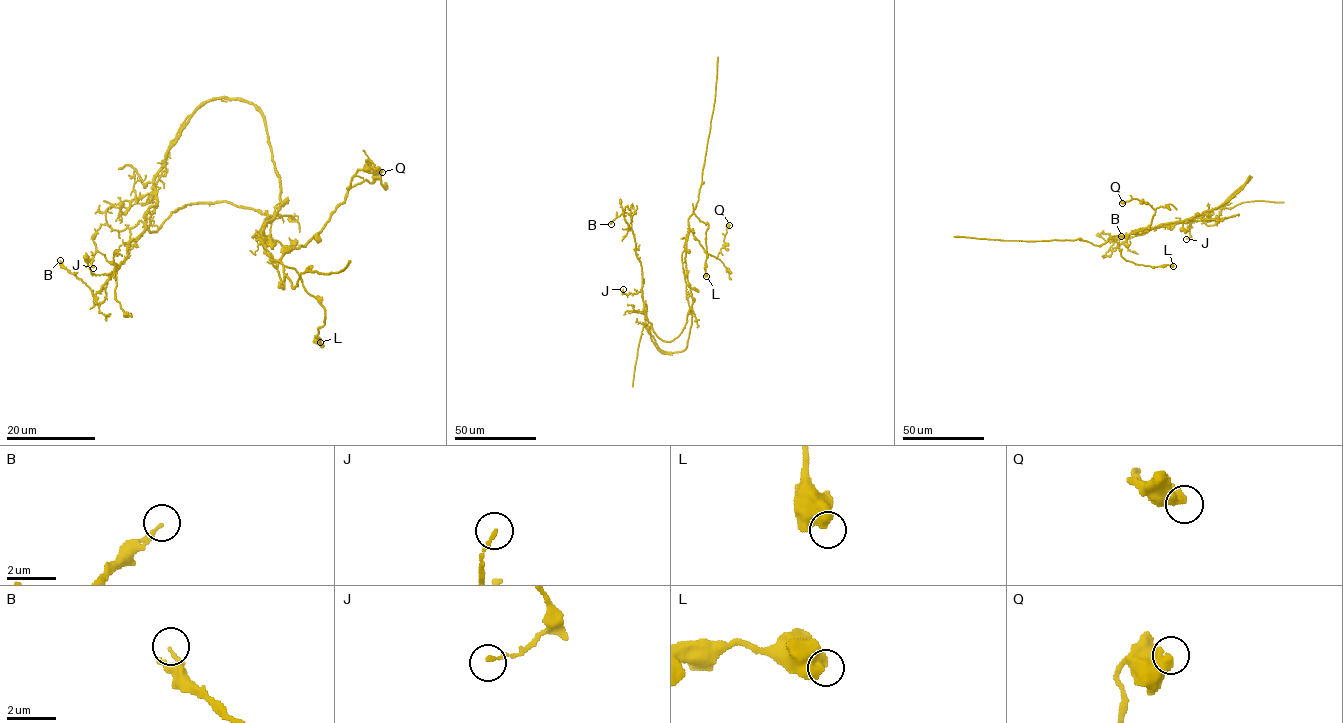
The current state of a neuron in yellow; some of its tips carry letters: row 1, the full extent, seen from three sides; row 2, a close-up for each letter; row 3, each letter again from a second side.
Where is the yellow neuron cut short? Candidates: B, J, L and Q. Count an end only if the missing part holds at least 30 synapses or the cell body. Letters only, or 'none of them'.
none of them

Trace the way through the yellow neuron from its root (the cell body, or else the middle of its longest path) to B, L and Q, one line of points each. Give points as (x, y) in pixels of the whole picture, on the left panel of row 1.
B: (264, 221), (273, 215), (224, 201), (188, 203), (150, 231), (151, 207), (144, 230), (94, 298), (60, 260)
L: (264, 221), (252, 236), (260, 238), (271, 261), (294, 269), (323, 308), (320, 342)
Q: (264, 221), (252, 236), (278, 261), (322, 229), (352, 177), (369, 167), (366, 160), (382, 172)

